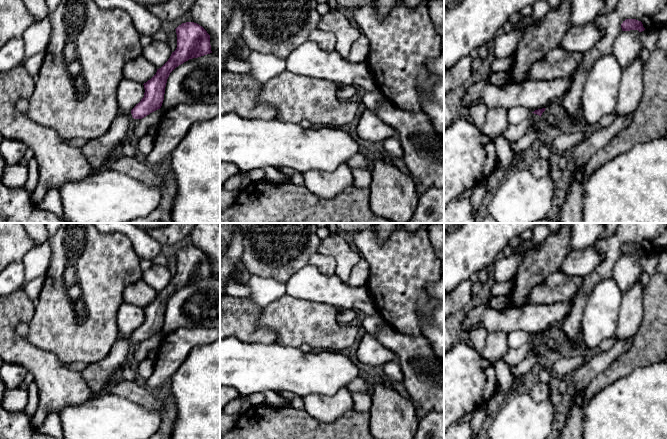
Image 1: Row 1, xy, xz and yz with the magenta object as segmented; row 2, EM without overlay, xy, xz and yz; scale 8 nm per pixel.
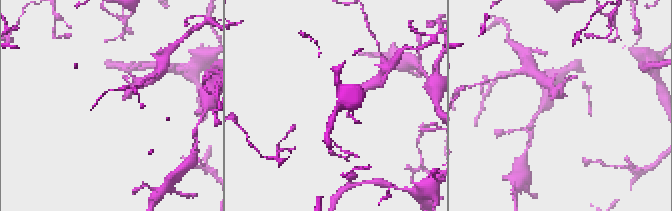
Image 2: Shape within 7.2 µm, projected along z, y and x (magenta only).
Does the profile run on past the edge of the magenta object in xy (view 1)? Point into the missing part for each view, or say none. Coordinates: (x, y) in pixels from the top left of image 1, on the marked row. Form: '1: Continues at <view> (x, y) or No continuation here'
1: No continuation here

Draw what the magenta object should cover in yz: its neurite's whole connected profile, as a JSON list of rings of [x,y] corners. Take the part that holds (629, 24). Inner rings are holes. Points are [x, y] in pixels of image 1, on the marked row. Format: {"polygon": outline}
{"polygon": [[[626,19],[621,24],[622,31],[638,30],[642,32],[645,30],[641,21],[636,19]]]}

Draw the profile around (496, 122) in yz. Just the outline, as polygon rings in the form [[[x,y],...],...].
[[[495,107],[488,109],[483,132],[488,136],[498,136],[504,132],[508,126],[508,109]]]

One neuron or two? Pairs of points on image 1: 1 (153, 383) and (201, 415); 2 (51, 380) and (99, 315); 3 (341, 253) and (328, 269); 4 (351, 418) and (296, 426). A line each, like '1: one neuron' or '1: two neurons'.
1: two neurons
2: two neurons
3: two neurons
4: one neuron

